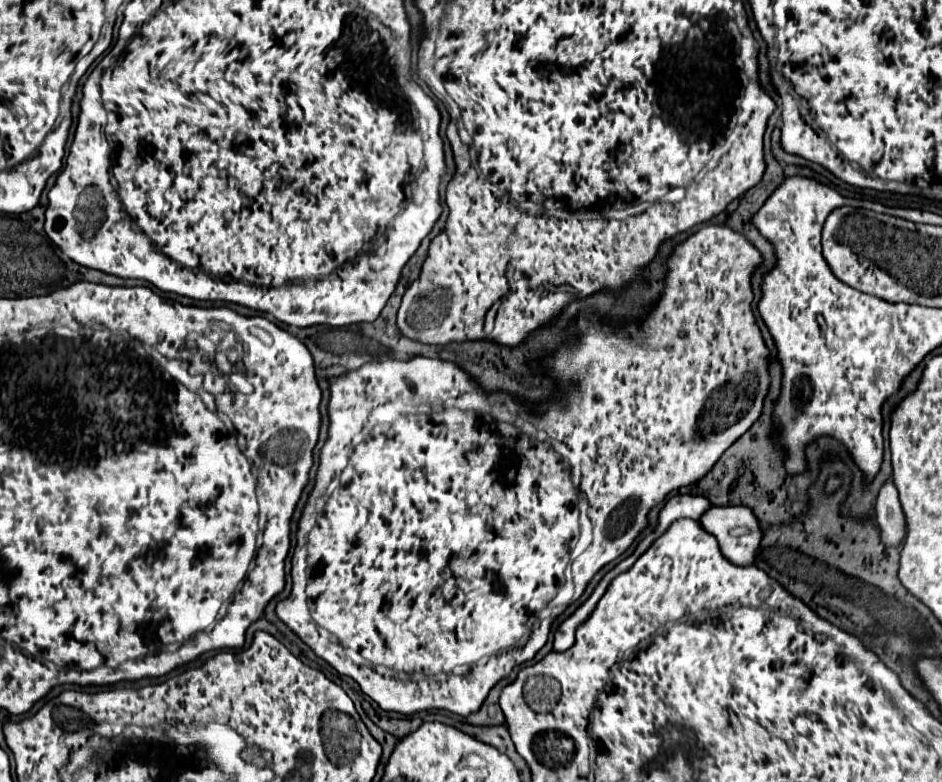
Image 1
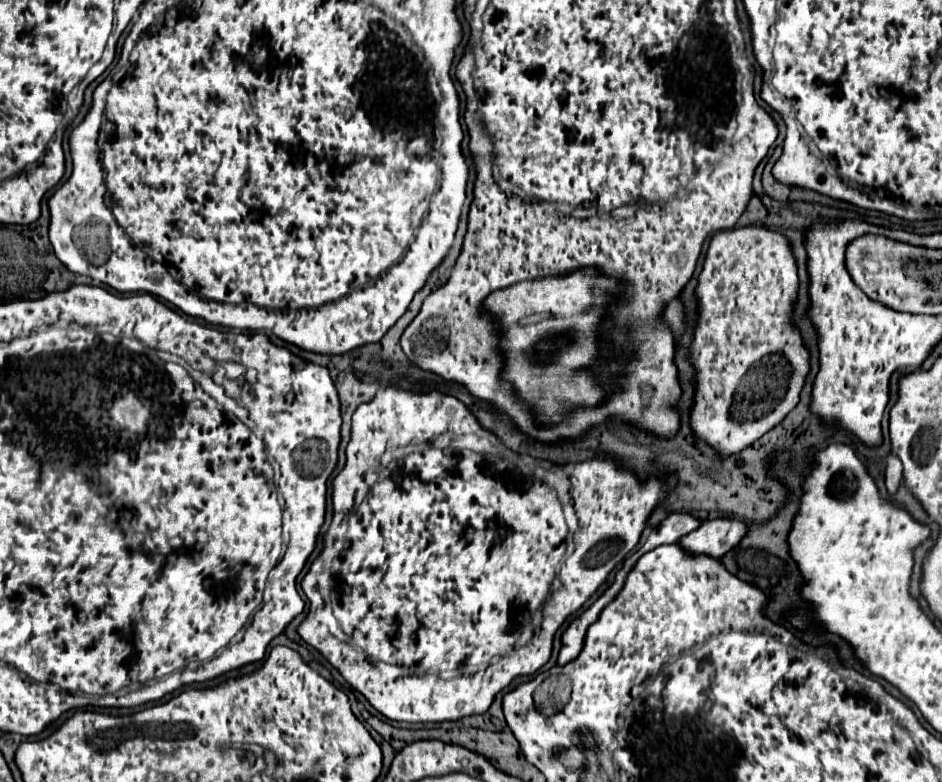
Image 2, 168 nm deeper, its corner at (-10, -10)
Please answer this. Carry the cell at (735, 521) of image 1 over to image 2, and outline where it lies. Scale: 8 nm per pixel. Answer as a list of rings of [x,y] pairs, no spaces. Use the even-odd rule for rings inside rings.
[[[713,519],[703,521],[699,529],[681,537],[679,547],[687,555],[709,555],[713,559],[719,559],[739,543],[739,537],[743,537],[743,521]]]

